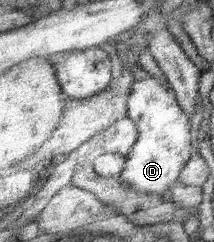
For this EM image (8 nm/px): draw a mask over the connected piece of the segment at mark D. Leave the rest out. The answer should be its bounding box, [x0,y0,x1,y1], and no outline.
[121,75,195,196]

